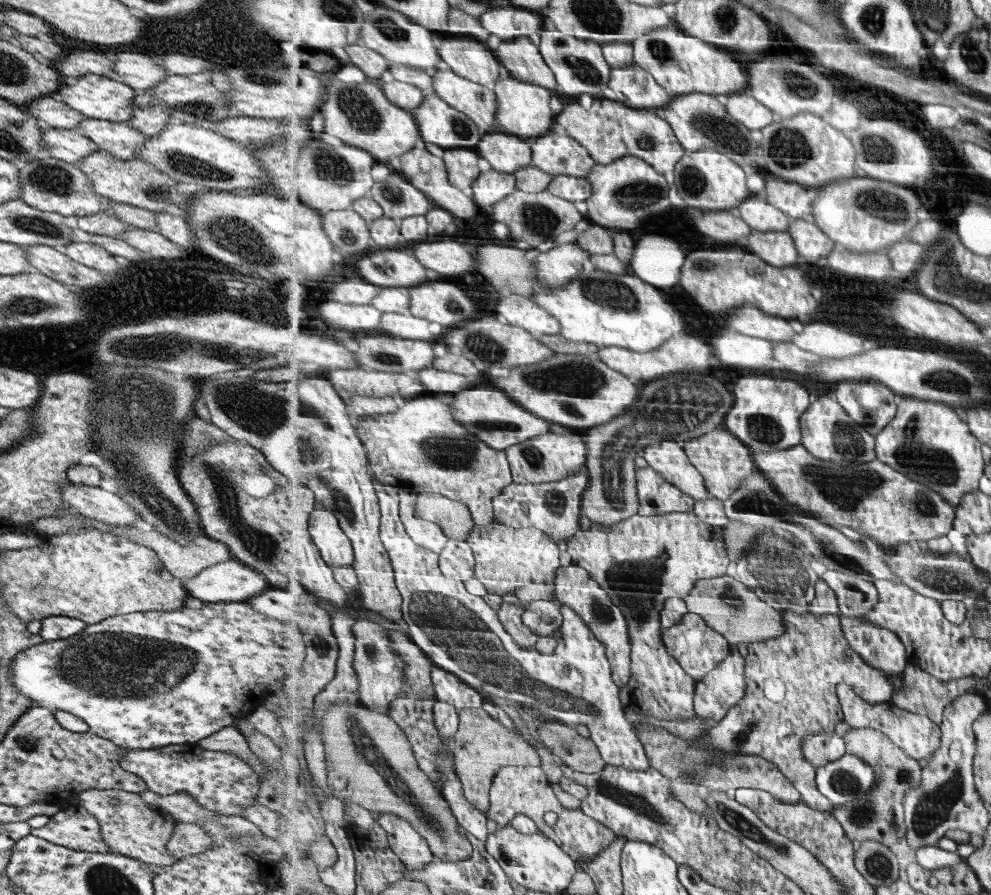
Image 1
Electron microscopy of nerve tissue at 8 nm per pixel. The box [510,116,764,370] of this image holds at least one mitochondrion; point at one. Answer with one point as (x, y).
(611, 293)

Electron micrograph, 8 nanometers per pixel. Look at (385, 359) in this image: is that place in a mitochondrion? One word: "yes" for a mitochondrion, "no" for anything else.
yes

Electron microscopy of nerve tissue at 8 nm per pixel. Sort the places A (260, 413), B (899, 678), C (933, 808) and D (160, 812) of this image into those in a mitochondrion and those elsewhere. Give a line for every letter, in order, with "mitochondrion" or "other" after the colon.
A: mitochondrion
B: other
C: mitochondrion
D: other

